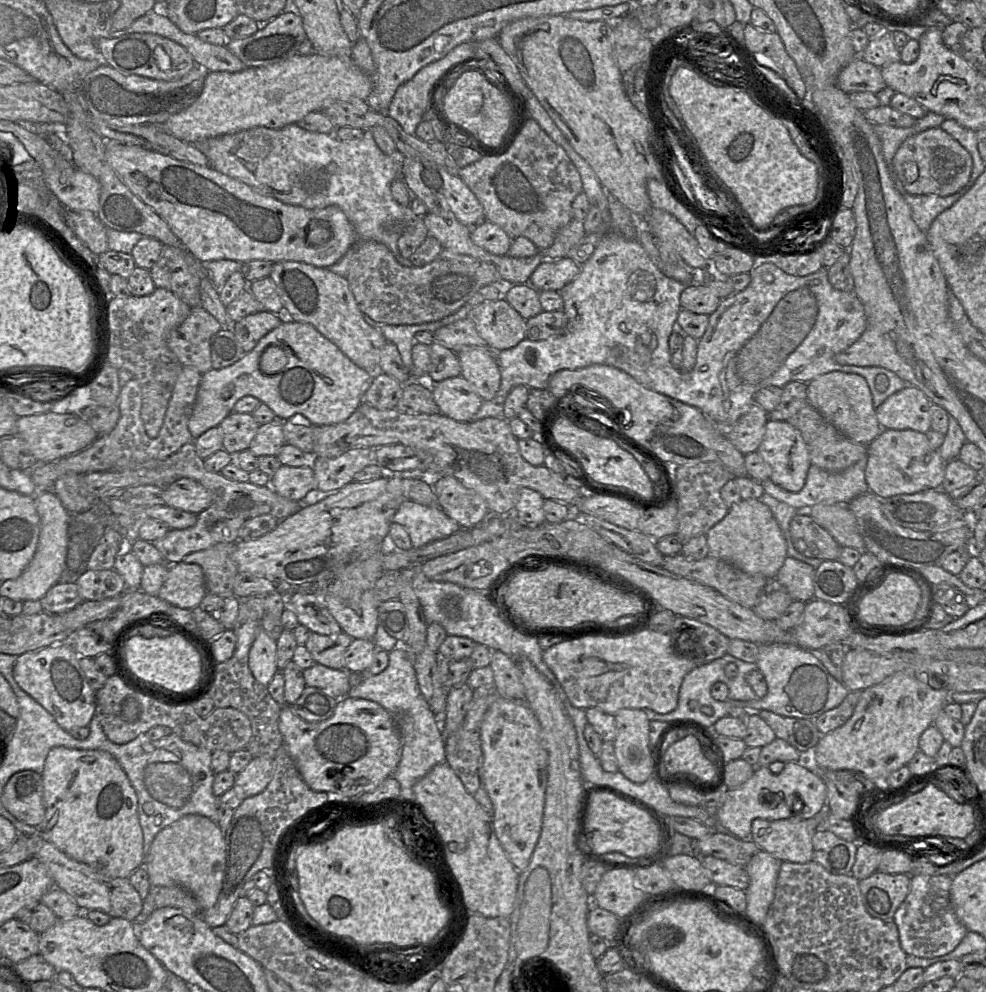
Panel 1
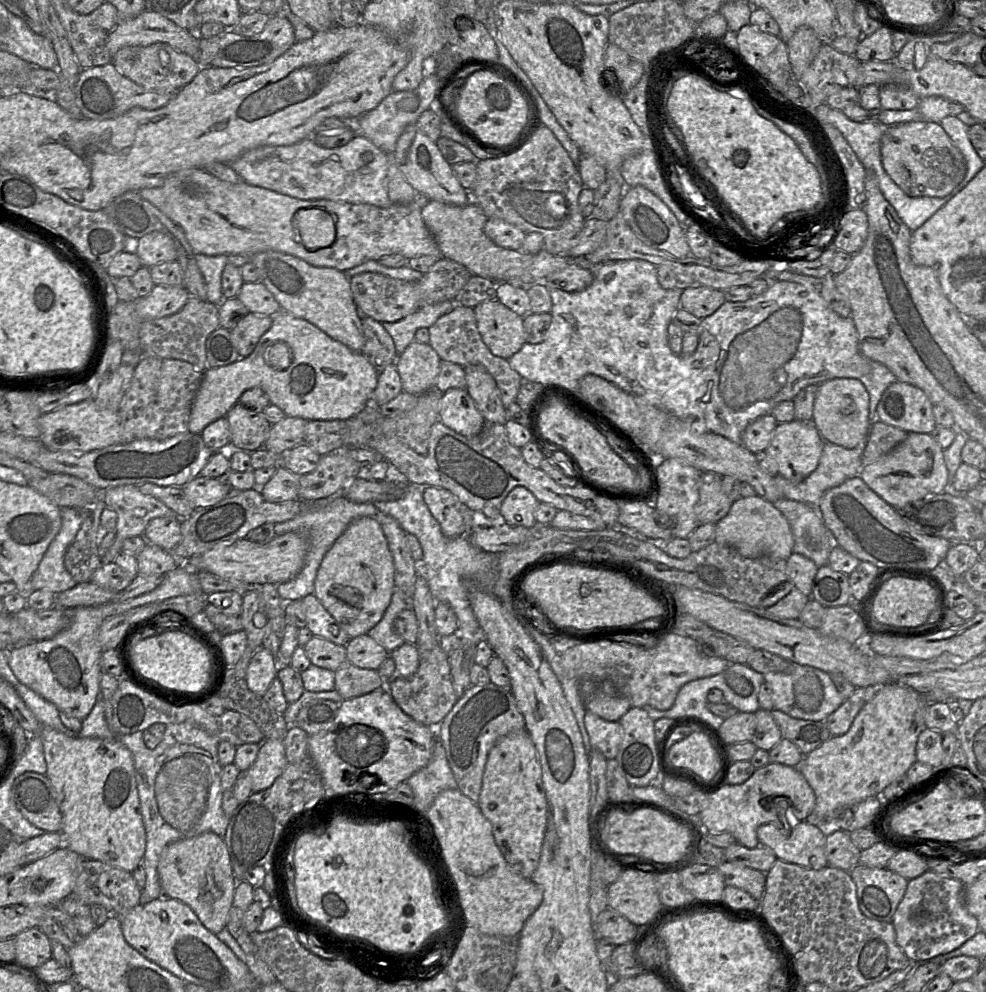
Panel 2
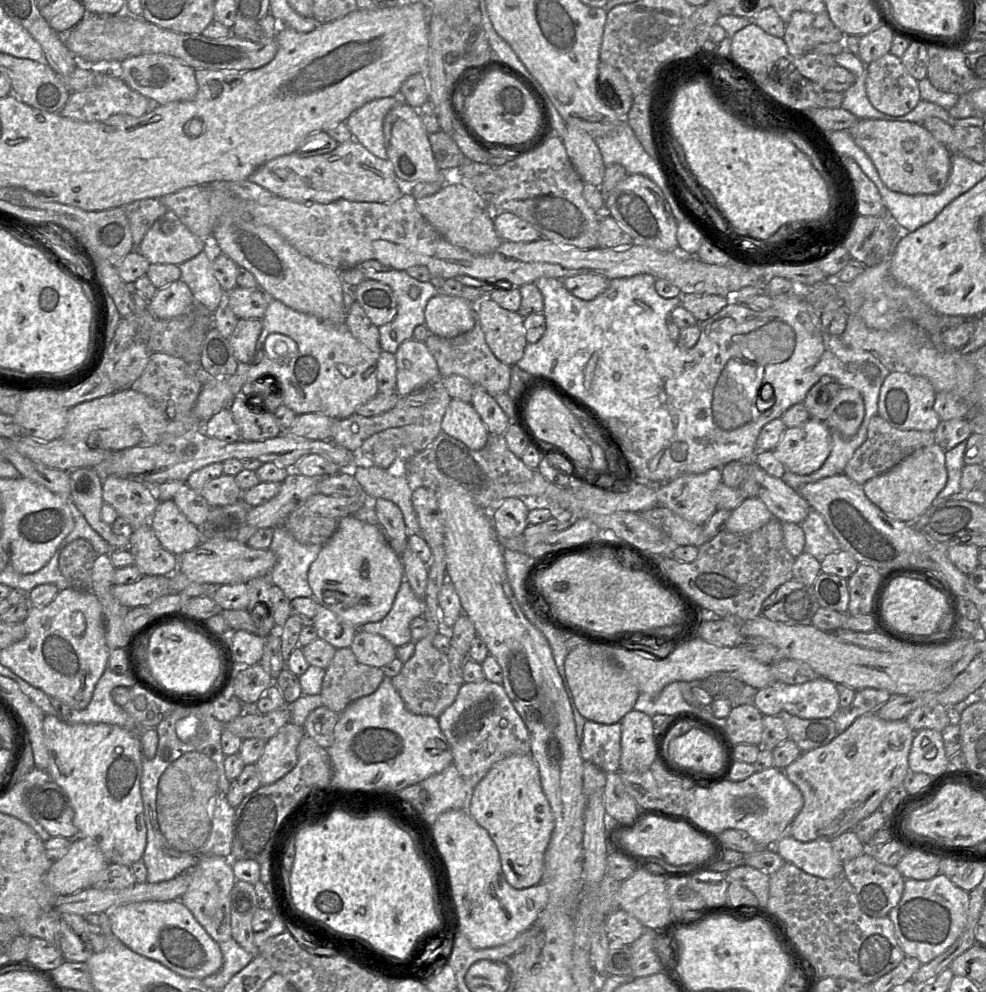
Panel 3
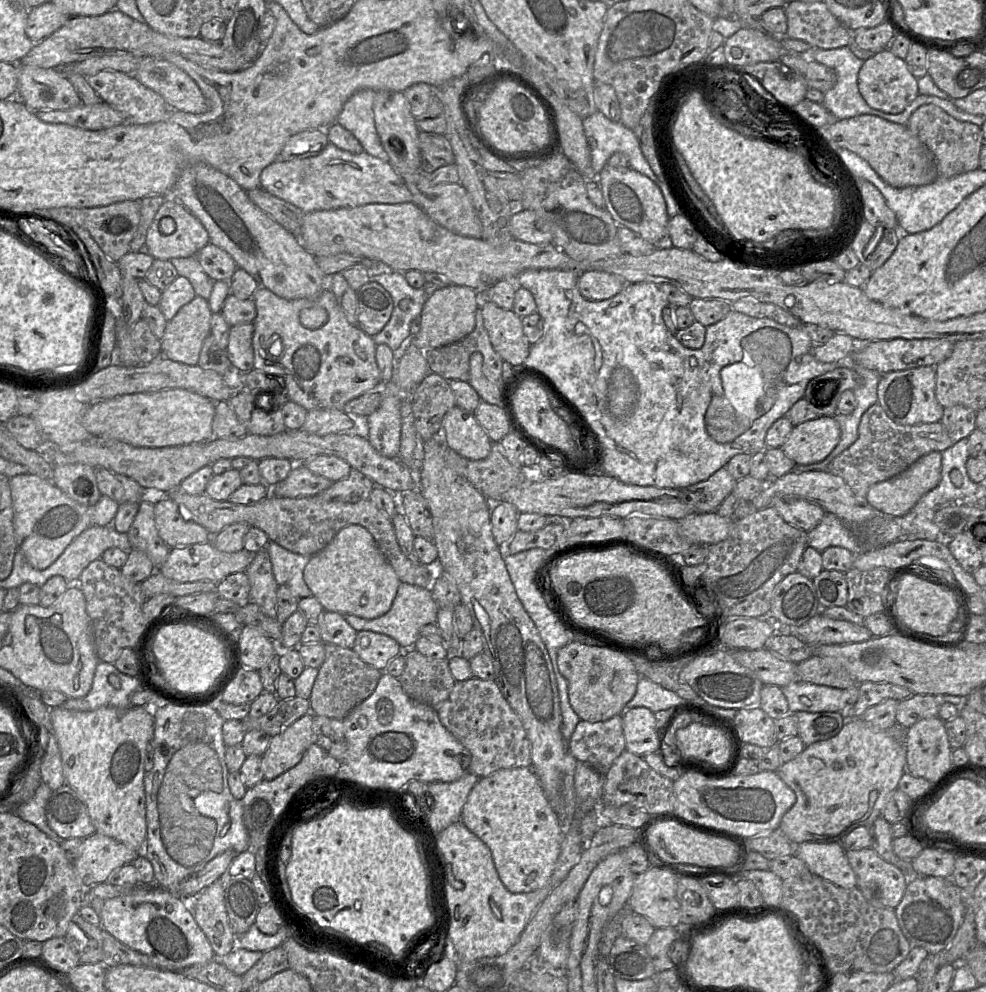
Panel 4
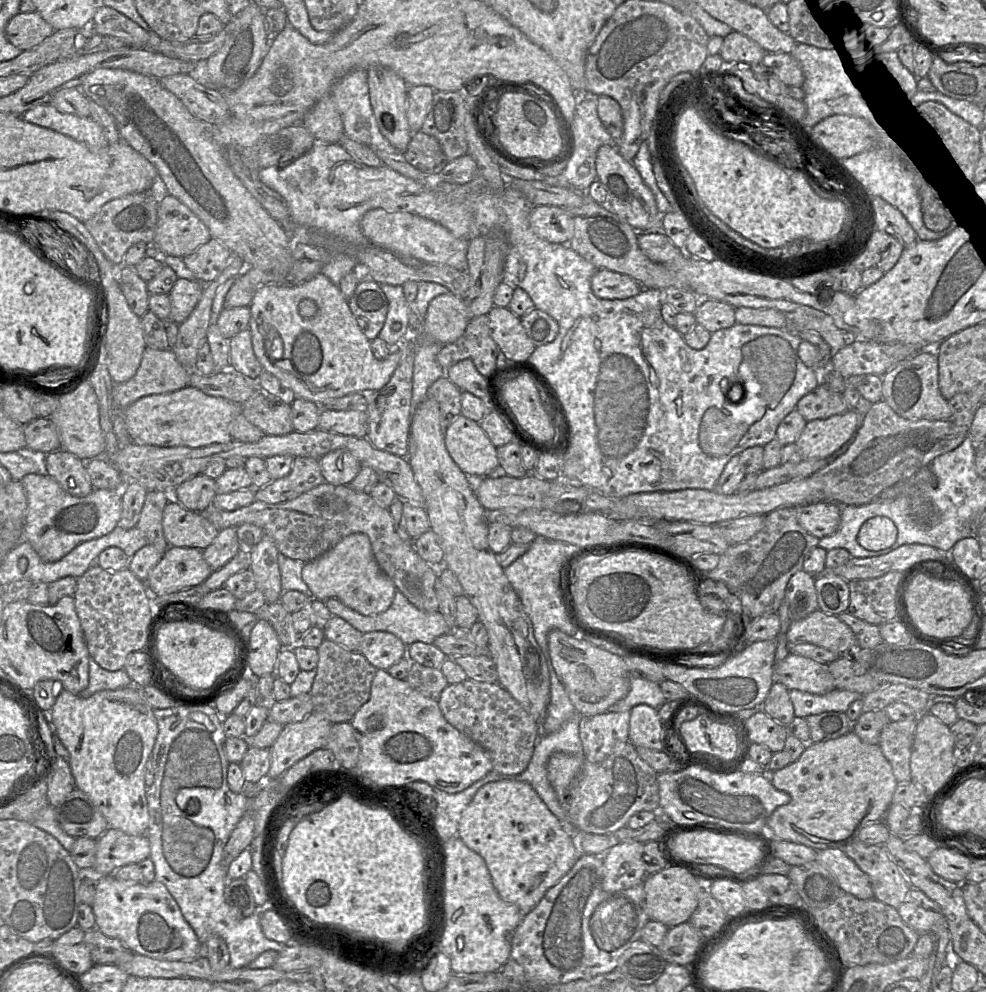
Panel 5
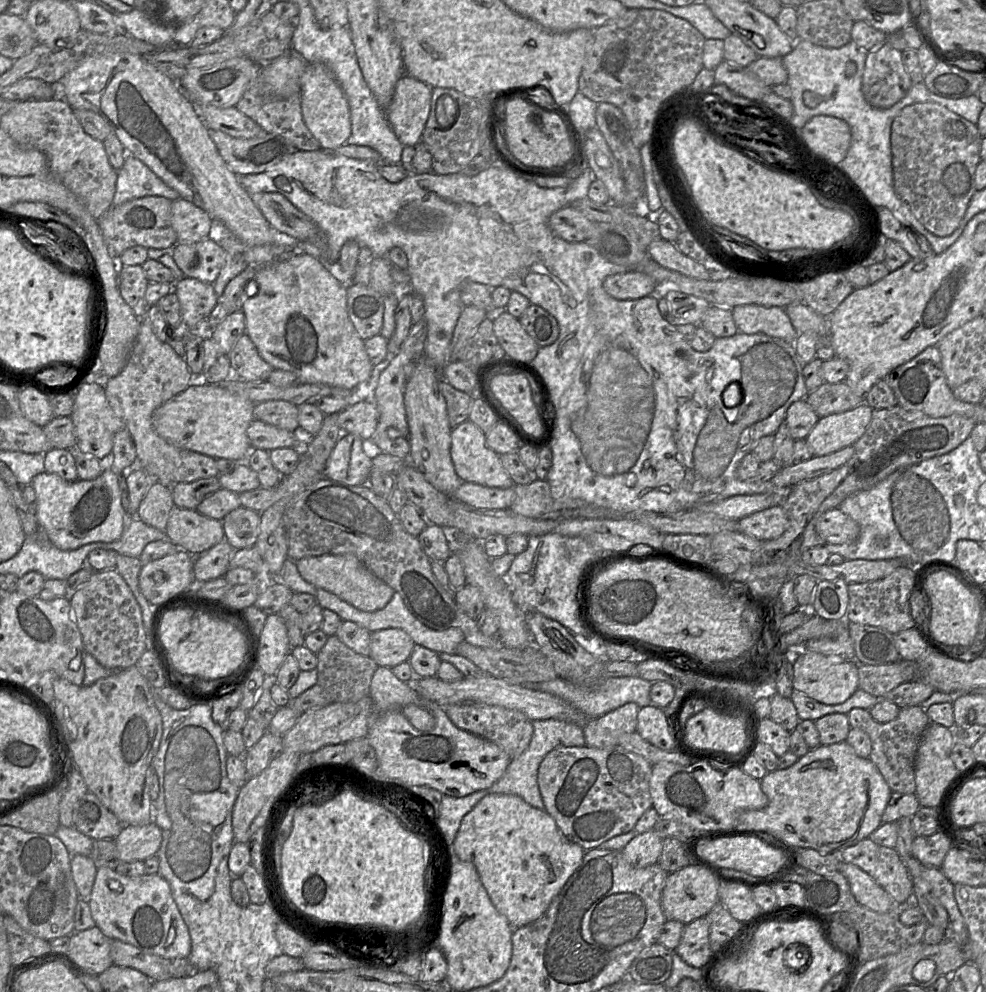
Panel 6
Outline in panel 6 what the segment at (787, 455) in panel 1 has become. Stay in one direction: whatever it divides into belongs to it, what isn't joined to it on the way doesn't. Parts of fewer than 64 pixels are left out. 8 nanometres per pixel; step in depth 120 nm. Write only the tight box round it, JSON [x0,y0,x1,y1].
[805,403,873,457]

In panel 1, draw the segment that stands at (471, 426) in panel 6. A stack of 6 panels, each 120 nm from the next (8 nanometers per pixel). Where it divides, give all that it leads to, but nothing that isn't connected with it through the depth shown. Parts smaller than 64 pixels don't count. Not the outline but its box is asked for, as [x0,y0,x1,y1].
[429,375,484,422]

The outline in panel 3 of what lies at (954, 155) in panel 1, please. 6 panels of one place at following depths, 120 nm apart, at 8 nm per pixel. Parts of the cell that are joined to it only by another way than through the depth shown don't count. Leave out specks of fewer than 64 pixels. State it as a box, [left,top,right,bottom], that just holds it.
[851,119,951,195]

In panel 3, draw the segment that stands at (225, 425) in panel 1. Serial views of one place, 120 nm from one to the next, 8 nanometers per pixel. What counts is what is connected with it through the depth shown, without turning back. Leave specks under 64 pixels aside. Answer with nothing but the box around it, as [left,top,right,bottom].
[228,396,283,441]

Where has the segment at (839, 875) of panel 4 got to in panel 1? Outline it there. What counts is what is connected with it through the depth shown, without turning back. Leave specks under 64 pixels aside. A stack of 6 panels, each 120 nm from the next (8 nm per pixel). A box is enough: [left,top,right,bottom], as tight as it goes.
[751,811,822,861]

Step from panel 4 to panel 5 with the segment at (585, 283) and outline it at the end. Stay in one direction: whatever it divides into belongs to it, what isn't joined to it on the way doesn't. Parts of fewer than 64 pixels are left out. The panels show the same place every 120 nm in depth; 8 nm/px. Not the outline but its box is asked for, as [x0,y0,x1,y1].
[591,269,644,299]

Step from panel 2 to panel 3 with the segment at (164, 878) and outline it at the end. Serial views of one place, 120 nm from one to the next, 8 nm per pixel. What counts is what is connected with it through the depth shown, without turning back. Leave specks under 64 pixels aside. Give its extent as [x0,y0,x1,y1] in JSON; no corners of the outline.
[180,856,237,944]

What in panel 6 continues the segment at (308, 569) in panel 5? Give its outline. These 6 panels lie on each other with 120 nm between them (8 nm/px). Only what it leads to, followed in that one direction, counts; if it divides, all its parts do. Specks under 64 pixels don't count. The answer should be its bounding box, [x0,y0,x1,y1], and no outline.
[295,554,395,612]

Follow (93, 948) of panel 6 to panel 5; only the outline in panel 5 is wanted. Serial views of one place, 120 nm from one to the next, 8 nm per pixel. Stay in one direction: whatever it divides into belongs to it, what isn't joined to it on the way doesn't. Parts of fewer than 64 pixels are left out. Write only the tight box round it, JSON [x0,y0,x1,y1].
[53,927,94,974]

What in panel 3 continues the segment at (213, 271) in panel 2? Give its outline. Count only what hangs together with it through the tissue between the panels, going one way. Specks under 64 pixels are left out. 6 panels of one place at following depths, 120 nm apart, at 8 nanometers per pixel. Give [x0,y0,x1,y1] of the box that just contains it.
[181,247,226,313]

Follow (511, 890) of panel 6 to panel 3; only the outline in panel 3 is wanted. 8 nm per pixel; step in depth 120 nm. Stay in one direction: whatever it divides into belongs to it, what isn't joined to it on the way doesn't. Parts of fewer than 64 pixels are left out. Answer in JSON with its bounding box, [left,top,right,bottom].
[466,754,554,889]

